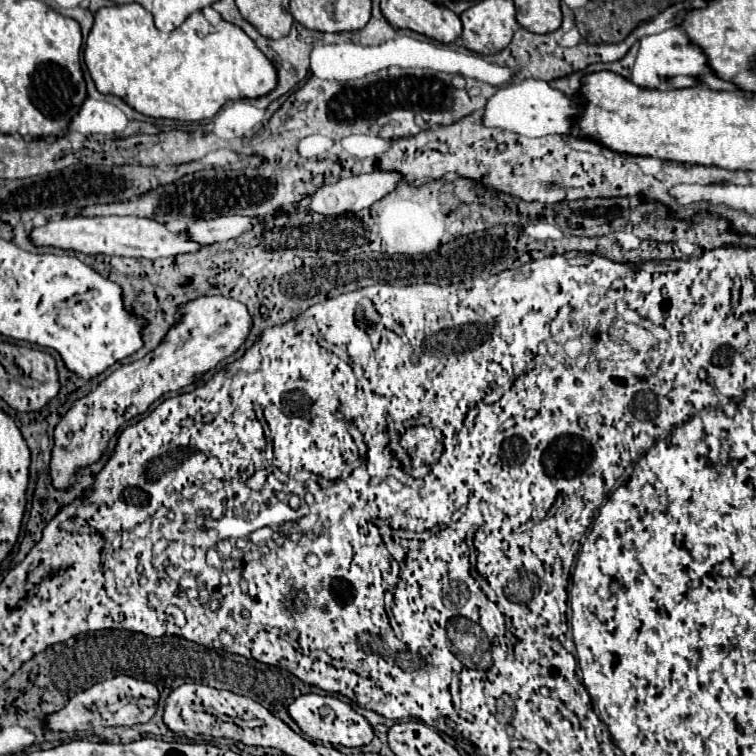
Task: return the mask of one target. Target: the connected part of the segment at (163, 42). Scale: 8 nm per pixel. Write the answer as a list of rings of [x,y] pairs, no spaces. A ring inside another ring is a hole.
[[[139,3],[101,7],[93,17],[95,21],[85,41],[83,61],[97,91],[121,97],[129,107],[143,115],[179,121],[211,119],[227,101],[235,101],[239,97],[255,99],[273,91],[277,85],[277,71],[273,63],[257,49],[241,27],[227,21],[213,27],[201,11],[187,17],[185,23],[171,33],[159,31],[153,25],[153,15]]]

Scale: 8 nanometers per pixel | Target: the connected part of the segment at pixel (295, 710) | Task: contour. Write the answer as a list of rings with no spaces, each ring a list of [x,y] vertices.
[[[315,693],[301,695],[287,707],[287,711],[291,719],[299,725],[299,729],[315,741],[323,741],[331,745],[345,745],[345,747],[363,747],[371,743],[373,739],[373,729],[369,721],[363,715],[359,715],[351,705],[331,695],[315,695]]]

